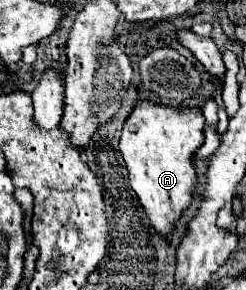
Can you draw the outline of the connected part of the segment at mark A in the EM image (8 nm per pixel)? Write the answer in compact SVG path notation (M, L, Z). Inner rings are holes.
M139 100L131 110L123 132L119 150L129 170L129 184L137 192L155 230L167 234L179 220L179 214L191 204L197 176L193 170L193 154L203 144L205 118L199 108L173 110L169 106Z

